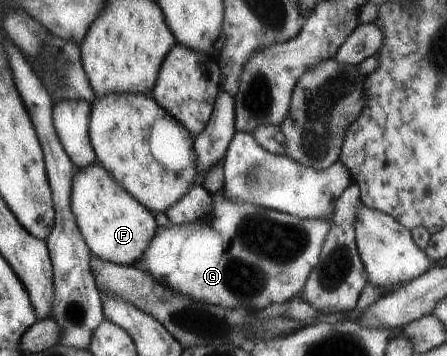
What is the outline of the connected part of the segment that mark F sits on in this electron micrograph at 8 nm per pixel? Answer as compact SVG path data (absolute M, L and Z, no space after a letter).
M99 160L76 169L71 186L71 210L93 256L119 266L136 266L158 227L154 212L137 202Z

